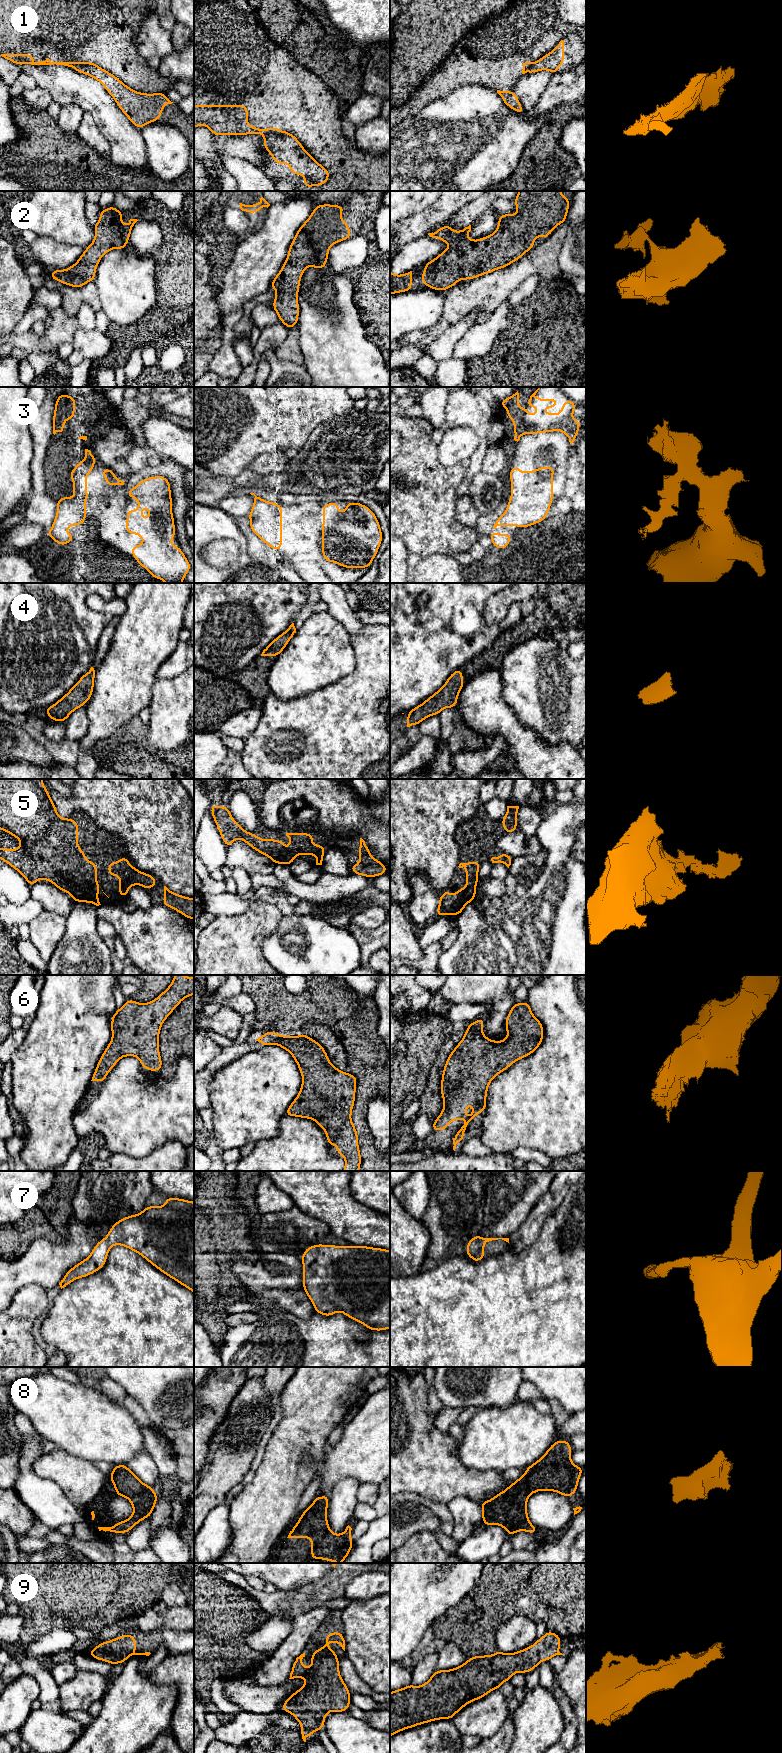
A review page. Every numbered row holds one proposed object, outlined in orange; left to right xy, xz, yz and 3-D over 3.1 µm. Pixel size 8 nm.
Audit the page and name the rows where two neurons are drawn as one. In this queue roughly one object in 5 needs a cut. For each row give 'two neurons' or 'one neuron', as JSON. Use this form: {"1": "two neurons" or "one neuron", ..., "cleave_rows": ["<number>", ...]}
{"1": "two neurons", "2": "one neuron", "3": "one neuron", "4": "one neuron", "5": "one neuron", "6": "one neuron", "7": "one neuron", "8": "one neuron", "9": "one neuron", "cleave_rows": ["1"]}

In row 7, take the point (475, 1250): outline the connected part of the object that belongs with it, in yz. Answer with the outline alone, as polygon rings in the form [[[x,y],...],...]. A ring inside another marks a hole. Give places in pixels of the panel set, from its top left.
[[[479,1233],[470,1239],[467,1243],[466,1254],[475,1262],[481,1261],[485,1257],[484,1244],[492,1241],[502,1239],[509,1243],[509,1238],[484,1238],[480,1237]]]

